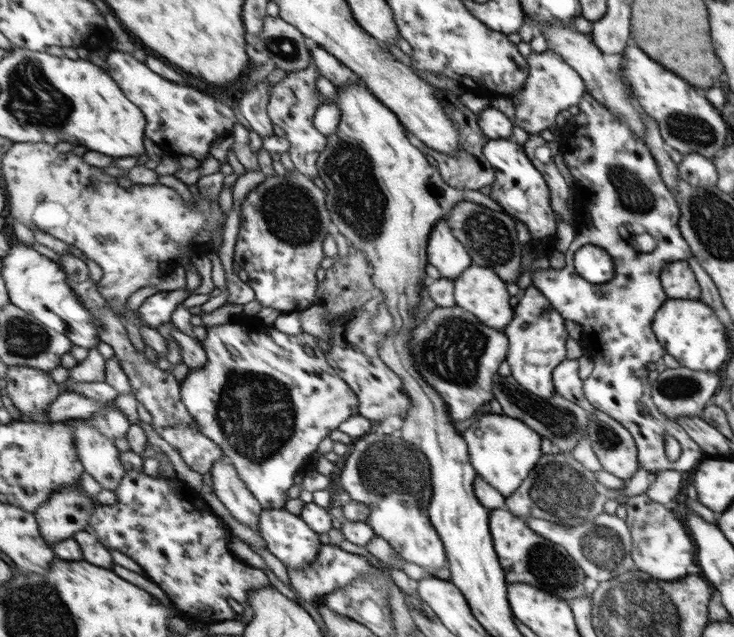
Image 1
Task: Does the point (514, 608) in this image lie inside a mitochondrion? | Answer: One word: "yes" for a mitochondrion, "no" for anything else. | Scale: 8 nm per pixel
no

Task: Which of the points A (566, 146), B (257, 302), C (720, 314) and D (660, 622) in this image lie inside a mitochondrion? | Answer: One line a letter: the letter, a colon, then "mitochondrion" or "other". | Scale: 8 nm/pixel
A: other
B: other
C: other
D: mitochondrion

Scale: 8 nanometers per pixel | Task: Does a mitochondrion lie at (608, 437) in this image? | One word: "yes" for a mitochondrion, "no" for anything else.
yes

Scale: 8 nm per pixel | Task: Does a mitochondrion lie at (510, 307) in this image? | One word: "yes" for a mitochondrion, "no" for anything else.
no

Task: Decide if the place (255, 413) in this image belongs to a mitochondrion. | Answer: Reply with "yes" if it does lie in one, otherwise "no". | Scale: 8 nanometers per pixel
yes

